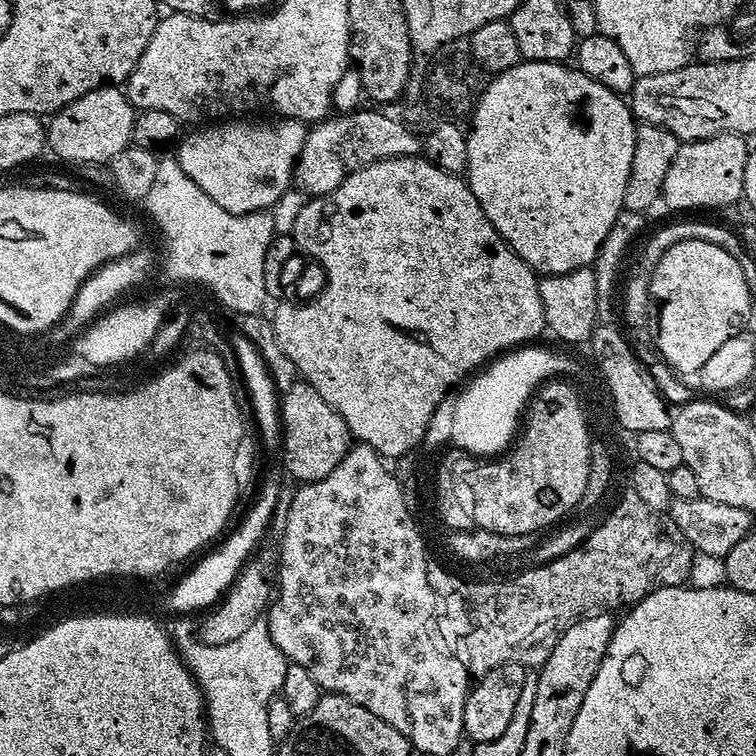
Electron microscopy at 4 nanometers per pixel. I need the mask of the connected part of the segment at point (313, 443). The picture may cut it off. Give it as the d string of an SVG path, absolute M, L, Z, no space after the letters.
M297 382L283 393L279 401L279 417L283 433L282 461L291 479L293 476L296 482L321 480L342 462L350 447L348 427L314 386Z

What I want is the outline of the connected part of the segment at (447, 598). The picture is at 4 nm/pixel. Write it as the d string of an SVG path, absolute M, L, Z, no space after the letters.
M637 498L624 500L608 517L597 523L596 528L583 544L548 563L521 571L521 576L491 584L488 580L473 579L464 582L433 576L430 586L442 601L442 624L452 636L460 636L458 655L468 668L469 677L479 678L503 664L519 662L525 666L539 666L554 650L558 638L582 616L598 616L611 613L611 608L623 609L639 602L657 588L675 588L688 580L692 569L694 549L678 530L671 515L656 512Z

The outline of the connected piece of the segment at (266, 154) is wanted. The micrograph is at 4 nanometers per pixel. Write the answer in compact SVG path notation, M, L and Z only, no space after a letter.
M228 118L223 122L212 122L216 124L209 123L207 126L197 127L200 128L197 132L192 132L179 141L174 159L190 176L194 185L205 191L218 206L222 206L222 210L235 216L244 216L248 212L263 212L271 209L272 205L278 202L294 184L298 155L297 121L280 118L277 119L277 124L251 124L248 120L232 119Z

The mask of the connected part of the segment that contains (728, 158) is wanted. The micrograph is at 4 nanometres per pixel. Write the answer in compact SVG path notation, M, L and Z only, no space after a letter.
M715 136L706 140L681 143L662 193L663 203L668 203L676 214L688 214L691 208L724 208L744 196L743 174L750 165L749 141L743 136Z

